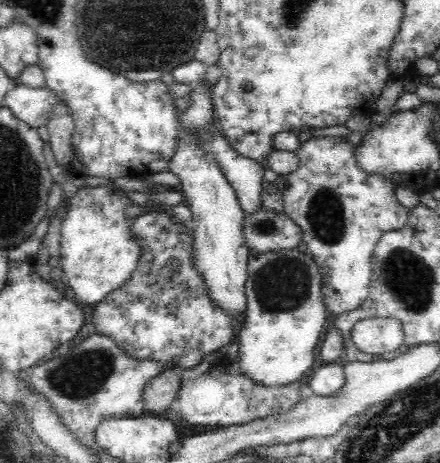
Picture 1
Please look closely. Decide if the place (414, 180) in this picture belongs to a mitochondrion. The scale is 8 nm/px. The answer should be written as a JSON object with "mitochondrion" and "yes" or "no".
{"mitochondrion":"no"}

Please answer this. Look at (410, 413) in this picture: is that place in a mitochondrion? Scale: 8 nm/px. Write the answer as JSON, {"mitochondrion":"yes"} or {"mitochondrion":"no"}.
{"mitochondrion":"yes"}

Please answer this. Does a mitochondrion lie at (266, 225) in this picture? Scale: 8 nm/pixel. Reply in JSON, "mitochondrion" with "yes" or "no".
{"mitochondrion":"yes"}

